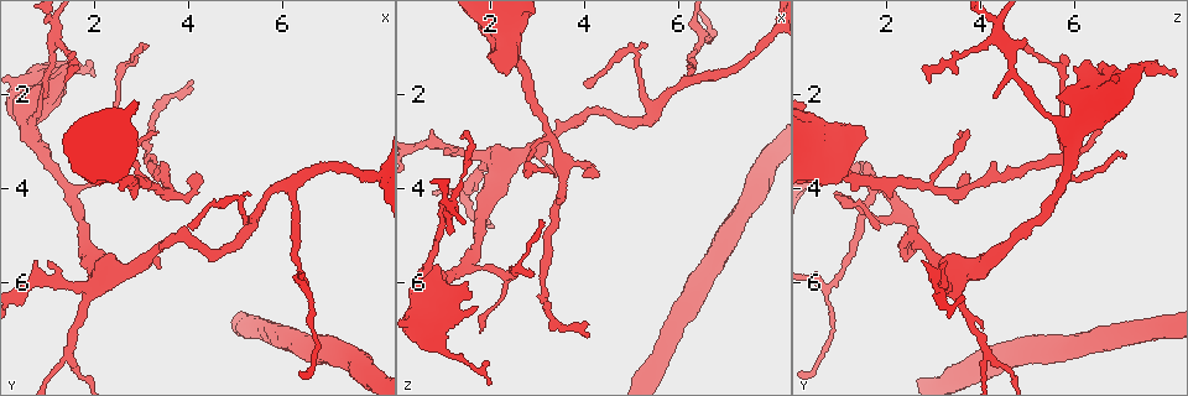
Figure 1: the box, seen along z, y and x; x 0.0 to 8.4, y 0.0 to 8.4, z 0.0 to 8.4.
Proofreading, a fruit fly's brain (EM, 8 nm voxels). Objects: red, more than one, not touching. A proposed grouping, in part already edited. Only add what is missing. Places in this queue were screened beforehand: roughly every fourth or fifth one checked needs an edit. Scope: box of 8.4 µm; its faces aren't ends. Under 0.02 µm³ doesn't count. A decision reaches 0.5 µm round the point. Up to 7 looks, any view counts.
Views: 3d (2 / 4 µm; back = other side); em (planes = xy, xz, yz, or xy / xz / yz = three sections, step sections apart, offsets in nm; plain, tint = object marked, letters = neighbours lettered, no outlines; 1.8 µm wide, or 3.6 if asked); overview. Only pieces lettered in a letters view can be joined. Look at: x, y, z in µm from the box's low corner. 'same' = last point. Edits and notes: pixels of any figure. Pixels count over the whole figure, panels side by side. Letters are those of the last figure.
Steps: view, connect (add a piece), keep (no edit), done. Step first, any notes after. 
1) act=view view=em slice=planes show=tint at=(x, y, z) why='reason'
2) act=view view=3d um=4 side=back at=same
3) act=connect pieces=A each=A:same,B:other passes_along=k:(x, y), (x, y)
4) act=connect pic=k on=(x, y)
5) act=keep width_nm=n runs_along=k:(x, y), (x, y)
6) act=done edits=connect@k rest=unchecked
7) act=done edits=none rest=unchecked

act=view view=3d um=2 at=(1.85, 3.35, 7.15) why='an open end'

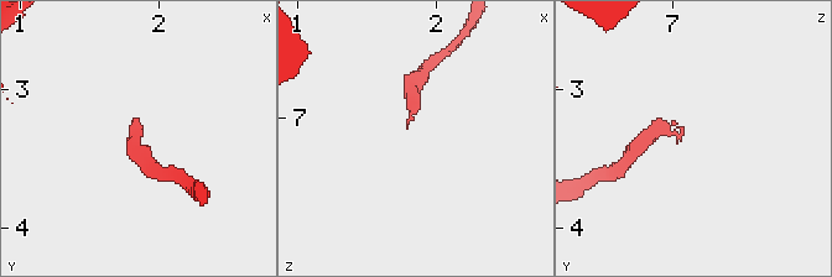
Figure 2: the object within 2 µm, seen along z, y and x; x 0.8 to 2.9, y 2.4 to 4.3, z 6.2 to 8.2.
act=view view=em slice=planes show=plain at=(1.80, 3.28, 7.08)

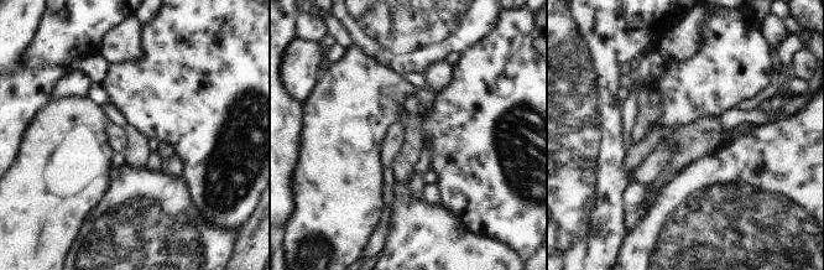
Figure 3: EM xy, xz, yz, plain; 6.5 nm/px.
act=view view=em slice=planes show=letters at=same why='what lies round it'

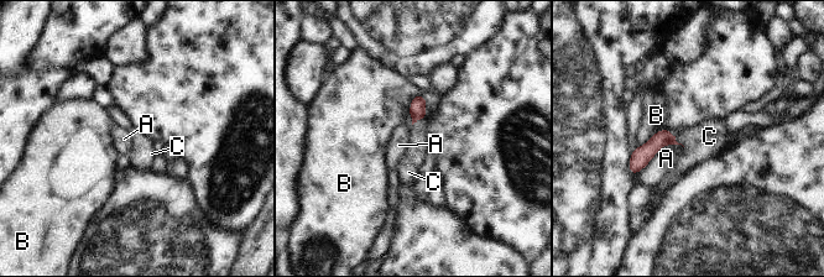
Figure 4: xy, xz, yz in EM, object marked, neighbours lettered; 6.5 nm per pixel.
act=connect pieces=C width_nm=70 longest_contact=A:320nm each=A:other,B:other,C:same found='the neuron continues'

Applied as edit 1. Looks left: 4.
act=view view=em slice=planes show=letters at=(4.10, 1.80, 7.10) why='branch stops here'

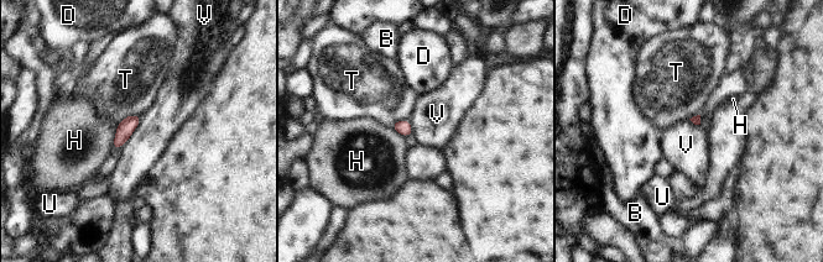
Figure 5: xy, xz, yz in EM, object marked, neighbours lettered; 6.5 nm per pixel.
act=keep each=B:other,D:other,H:other,T:other,U:other,V:other border=5:(141, 118), (134, 132), (121, 146) found='none of them fits'

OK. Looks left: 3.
act=view view=em slice=planes show=tint at=(3.40, 5.65, 3.70) why='an open end'

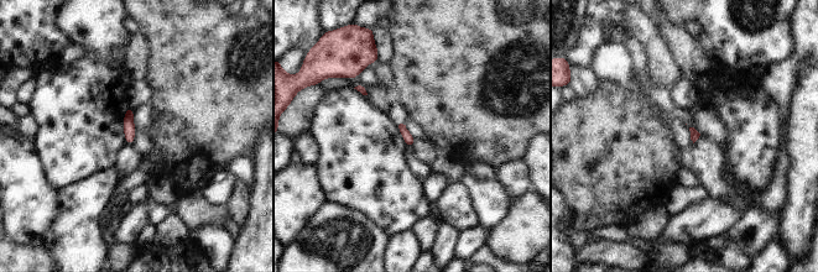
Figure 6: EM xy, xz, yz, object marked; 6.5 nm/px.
act=view view=em slice=planes show=letters at=same

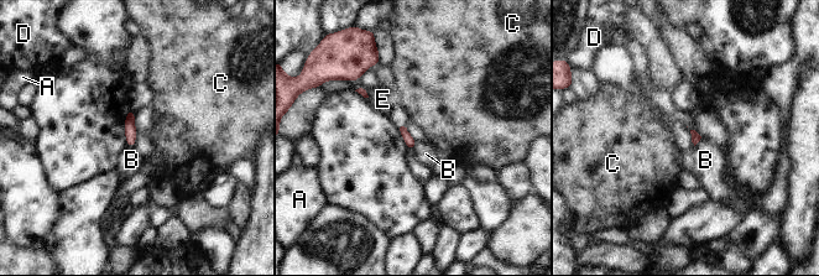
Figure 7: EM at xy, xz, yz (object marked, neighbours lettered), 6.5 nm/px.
act=keep longest_contact=B:80nm each=A:other,B:other,C:other,D:other,E:other found='no lettered piece goes on from it'

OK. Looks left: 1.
act=done edits=connect@4 rest=unchecked

